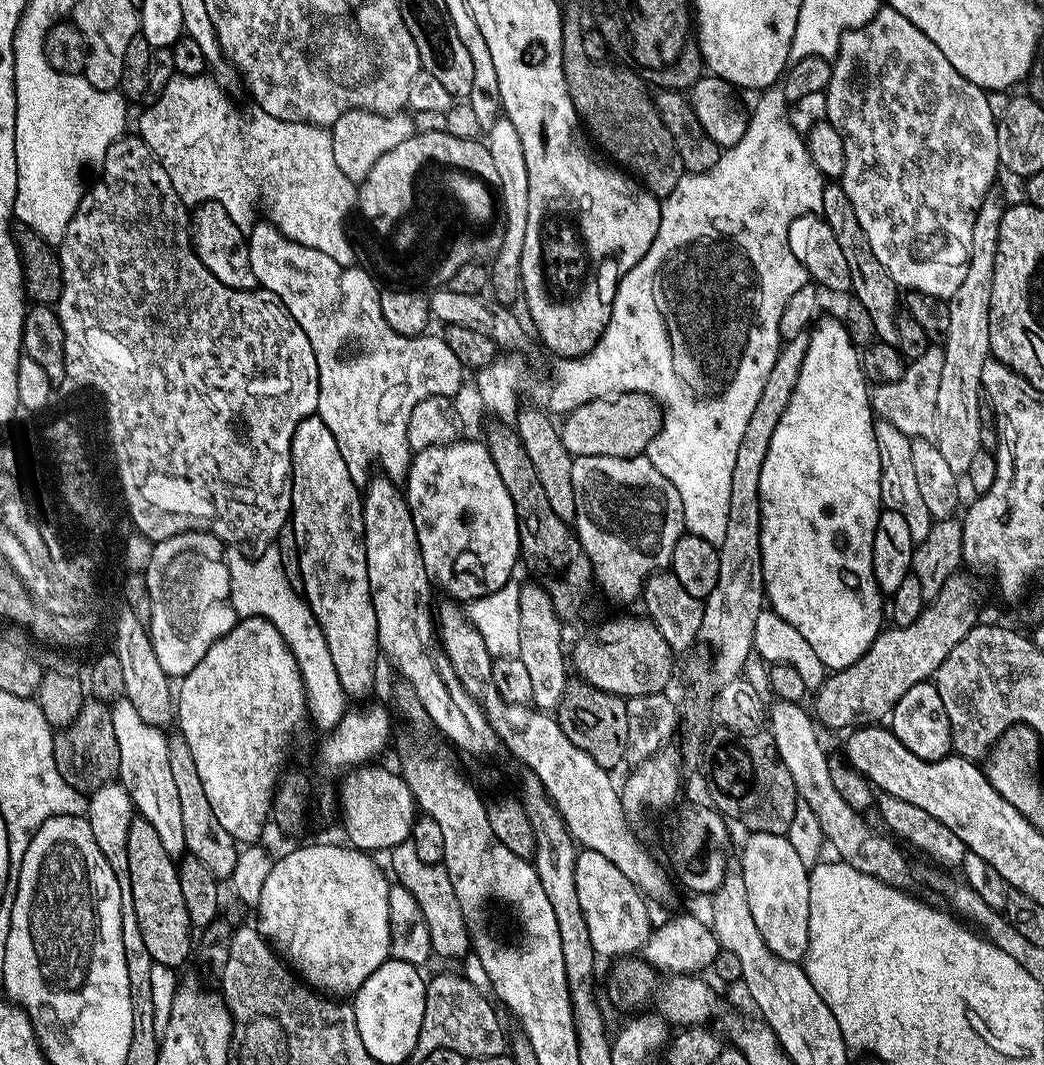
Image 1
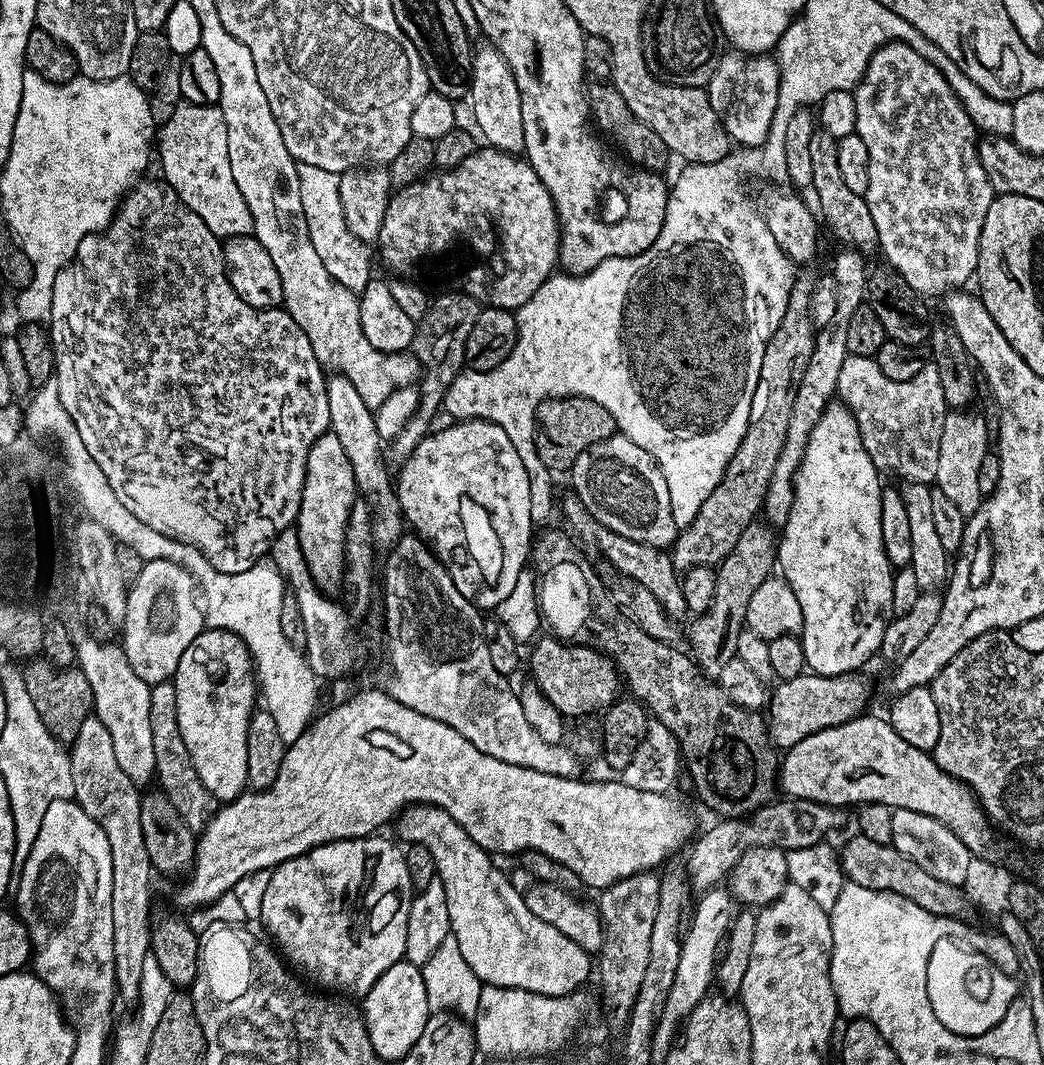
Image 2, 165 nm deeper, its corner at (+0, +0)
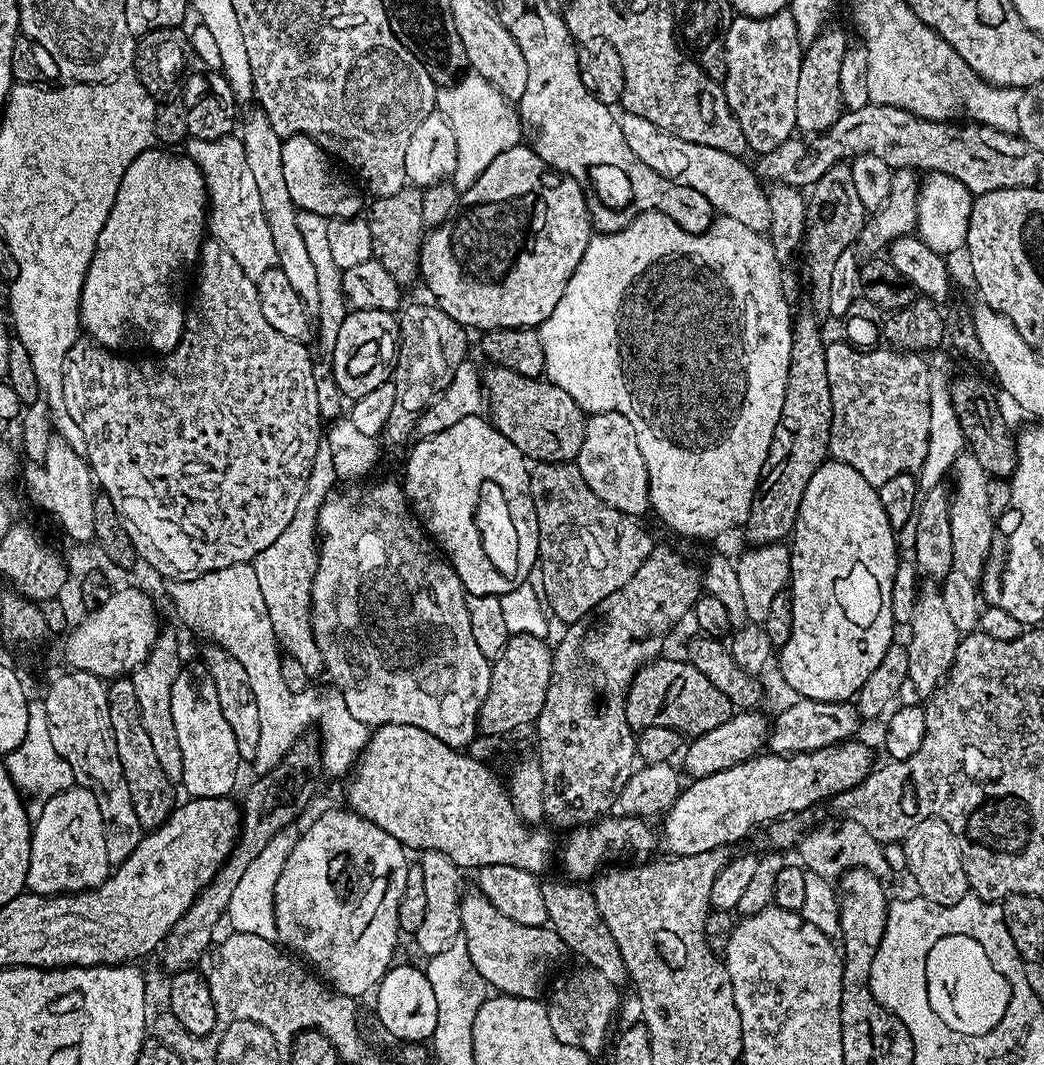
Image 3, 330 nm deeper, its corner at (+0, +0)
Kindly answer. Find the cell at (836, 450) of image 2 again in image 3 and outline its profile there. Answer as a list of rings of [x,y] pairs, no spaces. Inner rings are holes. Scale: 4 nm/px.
[[[831,458],[824,461],[818,470],[810,478],[806,486],[806,494],[802,494],[802,506],[798,510],[796,527],[792,529],[790,537],[790,551],[792,553],[792,579],[790,581],[790,595],[794,606],[794,622],[790,630],[790,638],[784,643],[783,648],[778,652],[778,664],[780,660],[780,676],[796,691],[797,697],[805,700],[838,700],[848,702],[859,693],[860,687],[878,670],[878,662],[882,662],[882,654],[893,644],[894,623],[891,614],[891,590],[894,587],[894,576],[898,555],[896,556],[897,533],[890,526],[886,518],[886,510],[882,510],[880,493],[854,466],[846,466],[846,462],[838,462]]]

